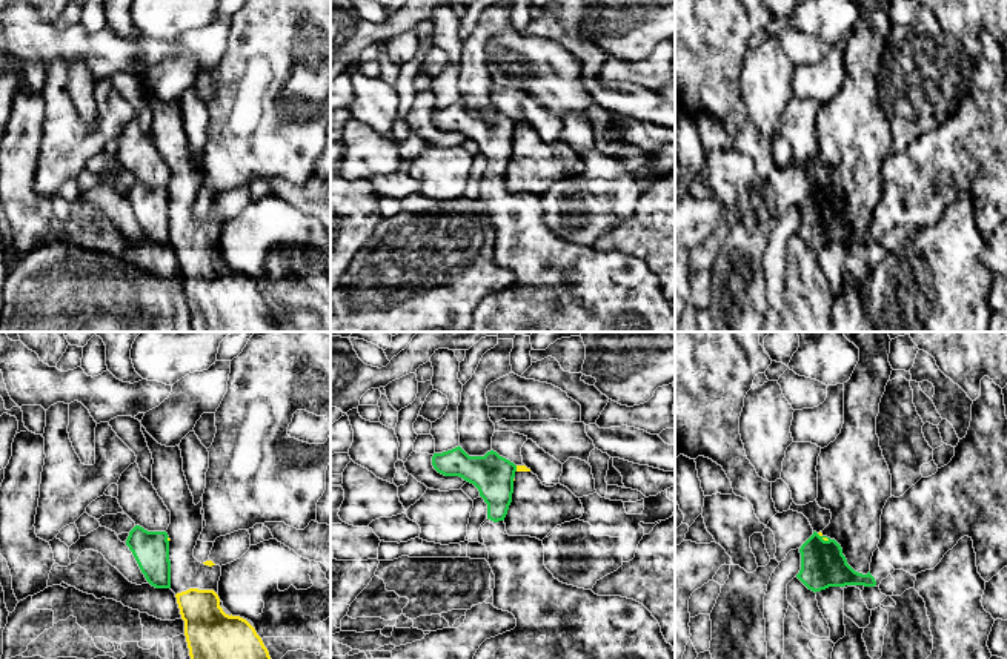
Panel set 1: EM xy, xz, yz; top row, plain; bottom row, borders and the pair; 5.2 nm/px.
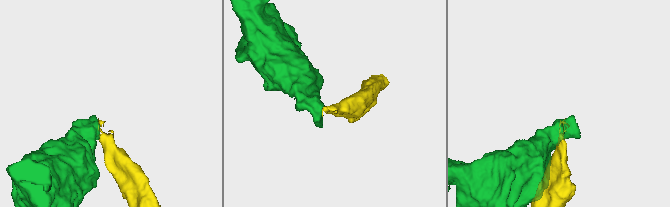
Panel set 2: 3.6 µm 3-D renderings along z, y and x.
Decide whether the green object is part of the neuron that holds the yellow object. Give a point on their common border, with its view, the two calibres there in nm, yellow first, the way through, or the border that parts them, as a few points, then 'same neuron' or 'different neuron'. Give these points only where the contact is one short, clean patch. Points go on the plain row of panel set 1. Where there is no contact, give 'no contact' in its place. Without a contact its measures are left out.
yz (823, 194) | 20/240 nm | along yz (817, 189), (829, 195) | different neuron

